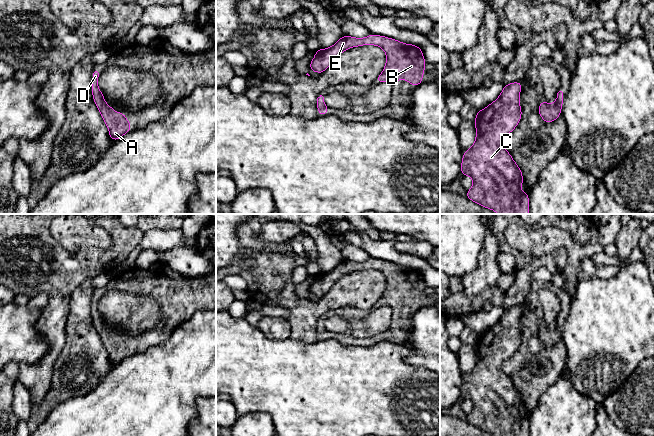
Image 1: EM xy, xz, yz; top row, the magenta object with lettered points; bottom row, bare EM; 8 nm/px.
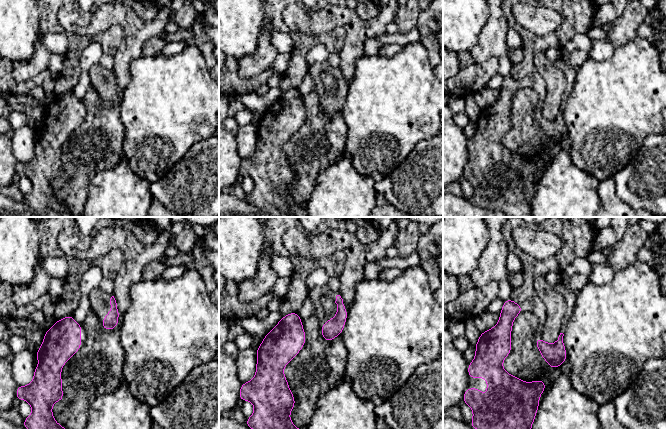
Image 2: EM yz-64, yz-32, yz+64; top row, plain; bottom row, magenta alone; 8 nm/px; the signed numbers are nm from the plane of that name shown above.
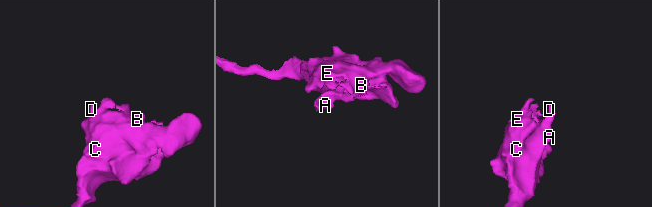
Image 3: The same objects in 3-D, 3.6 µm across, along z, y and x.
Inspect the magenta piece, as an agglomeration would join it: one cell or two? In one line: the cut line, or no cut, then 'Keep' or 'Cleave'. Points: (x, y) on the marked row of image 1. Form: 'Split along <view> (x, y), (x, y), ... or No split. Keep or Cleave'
No split. Keep

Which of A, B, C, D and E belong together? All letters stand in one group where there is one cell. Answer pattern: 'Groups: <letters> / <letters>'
Groups: A B C D E

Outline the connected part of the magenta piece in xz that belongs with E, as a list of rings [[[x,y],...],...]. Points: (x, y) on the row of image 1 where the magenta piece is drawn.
[[[370,34],[365,38],[355,38],[352,36],[344,35],[331,47],[327,49],[318,49],[315,51],[315,56],[309,64],[309,70],[322,74],[330,64],[345,50],[352,47],[364,46],[364,45],[376,45],[381,47],[385,53],[387,62],[384,66],[383,72],[375,79],[377,83],[389,82],[392,86],[400,78],[407,80],[412,86],[417,87],[422,84],[422,78],[425,70],[425,58],[423,51],[419,46],[413,44],[405,44],[398,40],[388,38],[386,36],[379,36],[376,34]]]

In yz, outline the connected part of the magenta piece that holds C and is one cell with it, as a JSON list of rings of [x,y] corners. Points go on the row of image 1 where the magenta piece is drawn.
[[[522,81],[504,85],[499,97],[475,116],[476,138],[473,146],[463,152],[461,175],[472,177],[473,186],[465,196],[480,206],[498,214],[529,214],[529,193],[522,193],[523,174],[502,140],[516,128],[521,120],[519,94]]]

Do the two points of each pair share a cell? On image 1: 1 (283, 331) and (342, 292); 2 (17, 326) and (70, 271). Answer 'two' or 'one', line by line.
1: two
2: two

